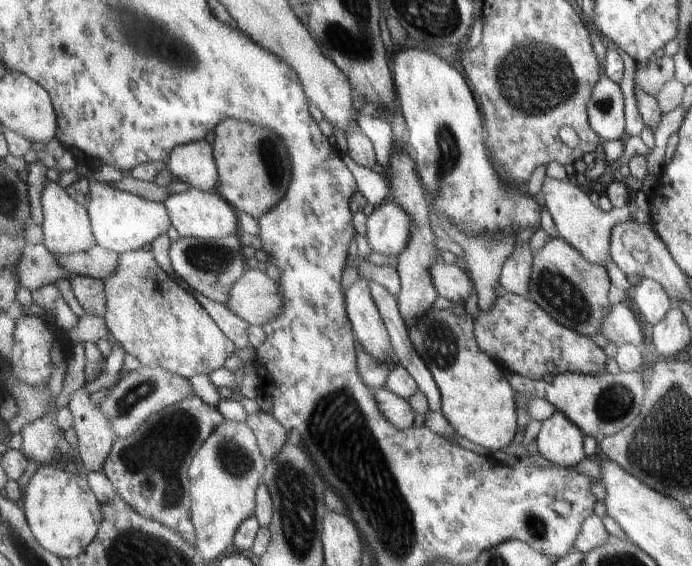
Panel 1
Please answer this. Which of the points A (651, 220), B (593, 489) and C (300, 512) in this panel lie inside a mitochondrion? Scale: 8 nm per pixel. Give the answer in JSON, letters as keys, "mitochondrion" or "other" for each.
{"A":"other","B":"other","C":"mitochondrion"}

